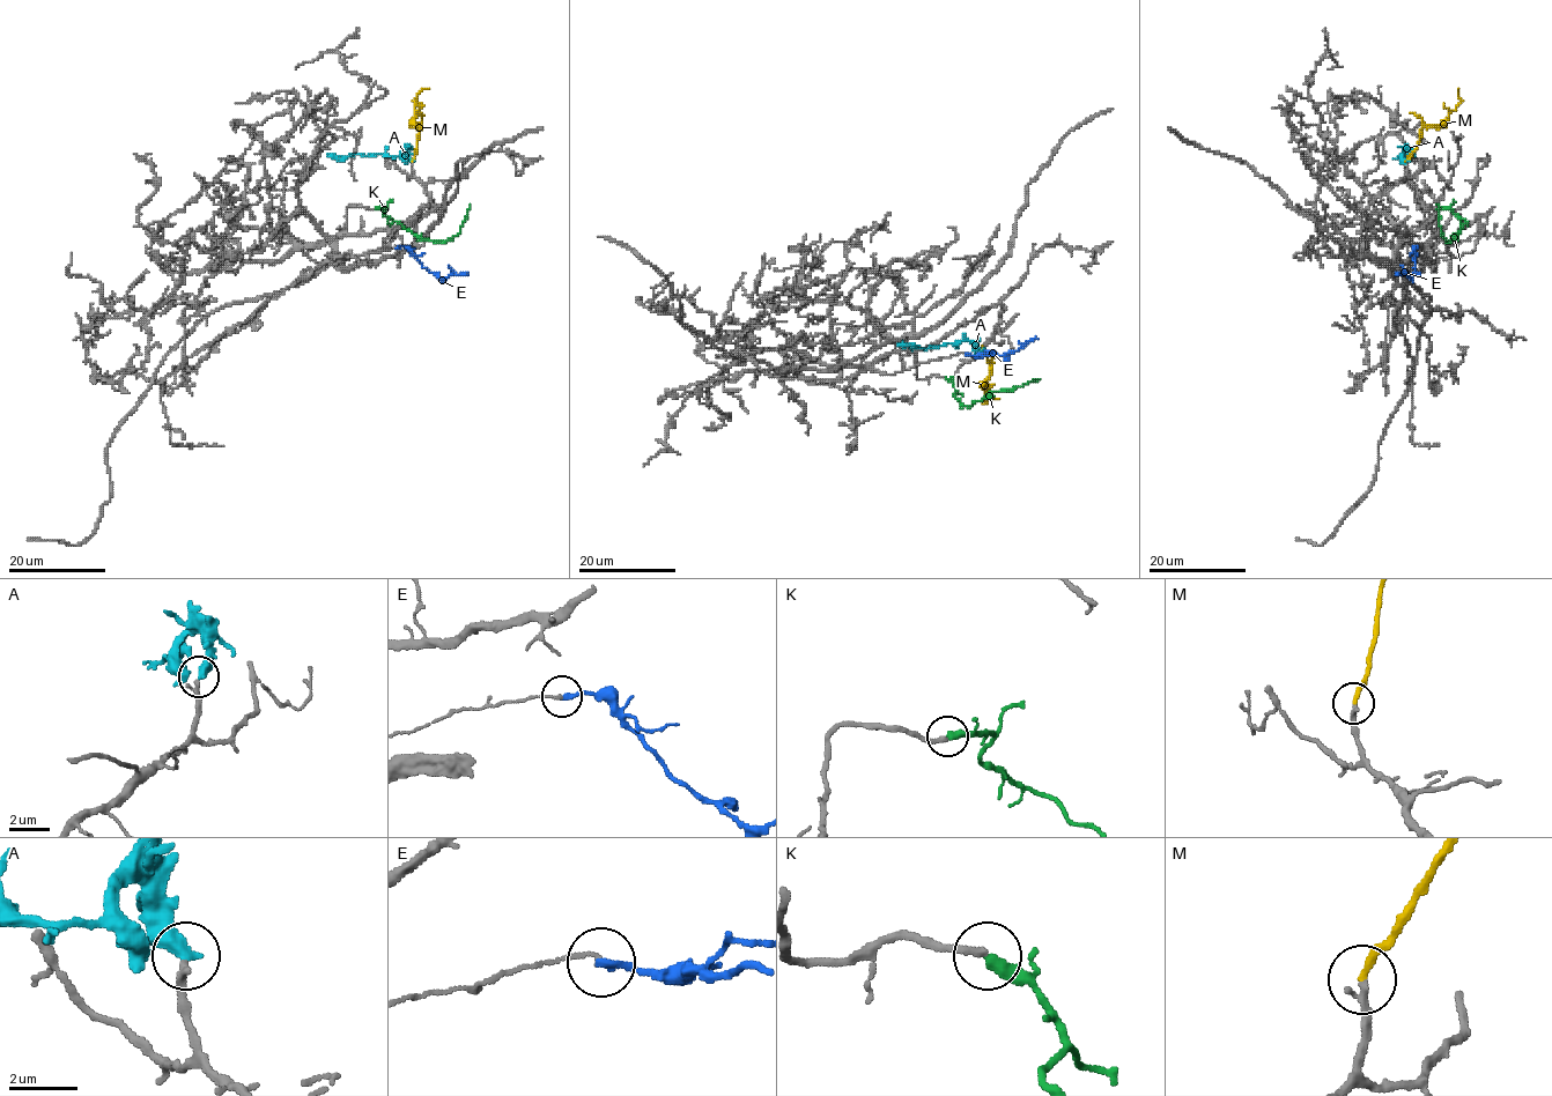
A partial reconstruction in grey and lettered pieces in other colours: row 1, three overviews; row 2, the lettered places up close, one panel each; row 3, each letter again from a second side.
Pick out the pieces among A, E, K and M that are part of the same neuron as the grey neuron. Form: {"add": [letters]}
{"add": ["K", "M"]}

